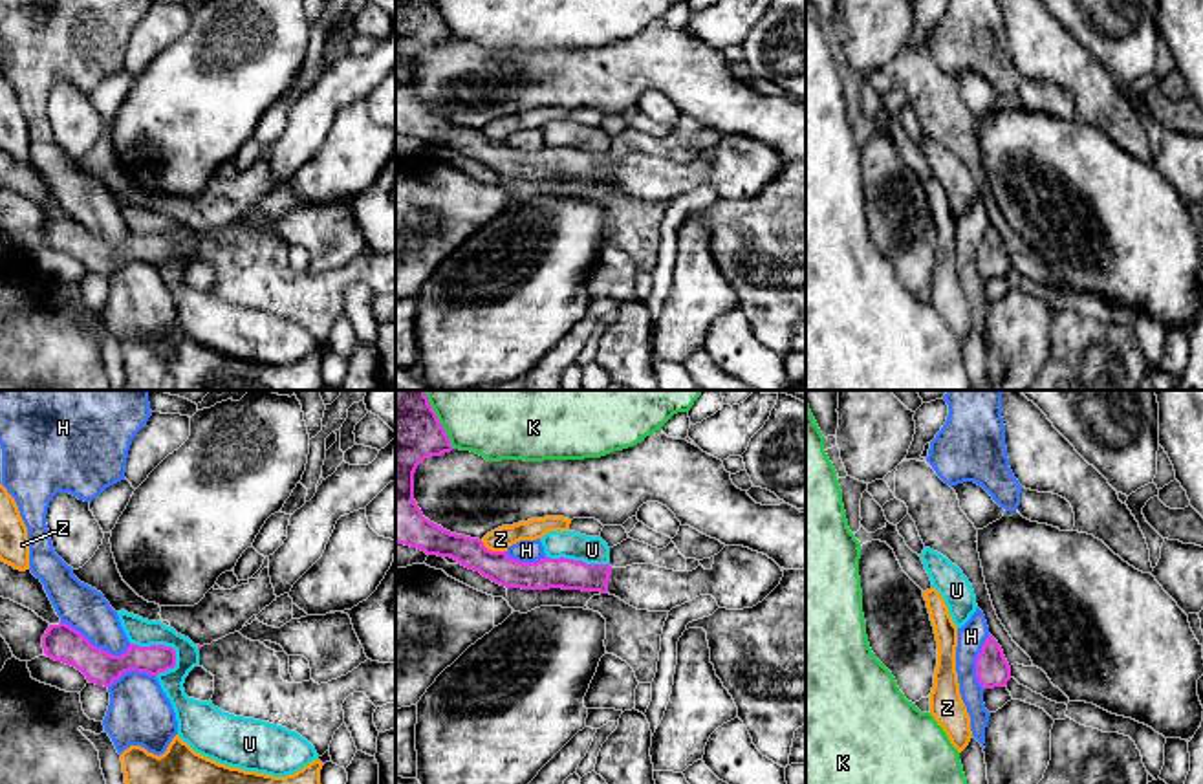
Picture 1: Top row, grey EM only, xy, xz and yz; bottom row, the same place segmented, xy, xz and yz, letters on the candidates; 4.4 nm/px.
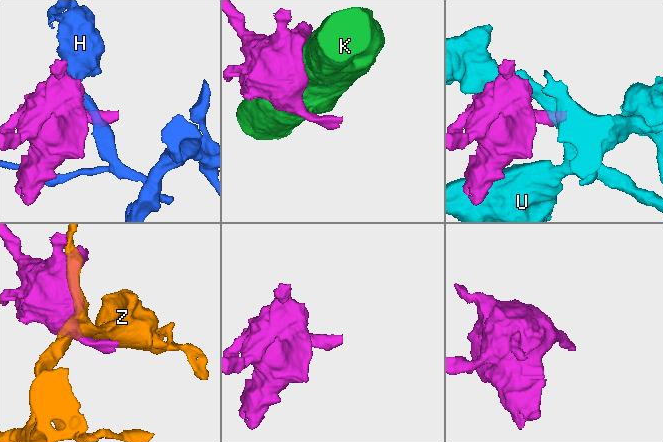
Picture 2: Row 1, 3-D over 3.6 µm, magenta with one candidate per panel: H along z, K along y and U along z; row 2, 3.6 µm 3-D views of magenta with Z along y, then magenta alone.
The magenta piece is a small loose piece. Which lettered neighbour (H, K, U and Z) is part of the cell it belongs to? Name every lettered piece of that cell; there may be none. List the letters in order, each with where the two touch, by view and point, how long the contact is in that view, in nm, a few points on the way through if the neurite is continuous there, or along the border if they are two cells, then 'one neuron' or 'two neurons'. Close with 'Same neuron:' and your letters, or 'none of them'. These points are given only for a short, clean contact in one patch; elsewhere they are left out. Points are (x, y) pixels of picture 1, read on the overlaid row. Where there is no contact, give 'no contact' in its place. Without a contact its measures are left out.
H: contact xy (96, 647); length 320 nm; two neurons
K: contact xz (438, 420); length 280 nm; two neurons
U: contact xy (160, 645); length 240 nm; border xy (130, 642), (140, 645), (169, 645), (174, 651), (176, 665); two neurons
Z: contact xz (493, 552); length 120 nm; two neurons
Same neuron: none of them

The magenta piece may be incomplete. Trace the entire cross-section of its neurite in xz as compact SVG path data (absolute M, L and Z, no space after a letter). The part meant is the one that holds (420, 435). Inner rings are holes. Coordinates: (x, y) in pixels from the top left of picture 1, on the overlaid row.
M396 390L396 544L450 557L500 586L601 592L648 612L670 612L699 595L712 595L720 608L743 610L762 603L784 577L773 559L743 546L725 546L710 570L699 564L692 572L654 564L612 568L564 557L520 562L505 551L491 551L480 539L450 533L425 518L414 500L417 465L450 451L425 390Z

